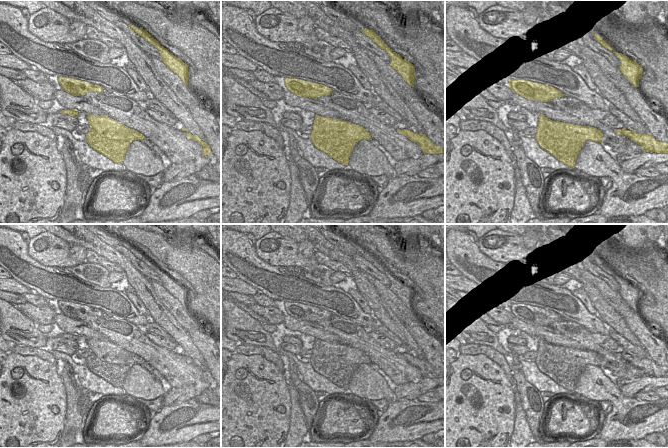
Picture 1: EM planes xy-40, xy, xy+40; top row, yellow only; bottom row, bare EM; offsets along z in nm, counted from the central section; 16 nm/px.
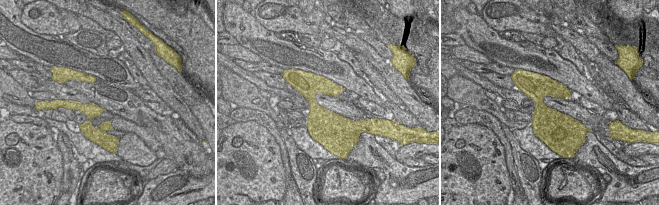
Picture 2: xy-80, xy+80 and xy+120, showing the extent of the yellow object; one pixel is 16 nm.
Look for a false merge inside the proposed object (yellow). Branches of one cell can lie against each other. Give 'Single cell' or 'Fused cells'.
Fused cells.

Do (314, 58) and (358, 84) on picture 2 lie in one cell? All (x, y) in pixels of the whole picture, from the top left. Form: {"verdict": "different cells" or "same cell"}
{"verdict": "same cell"}

